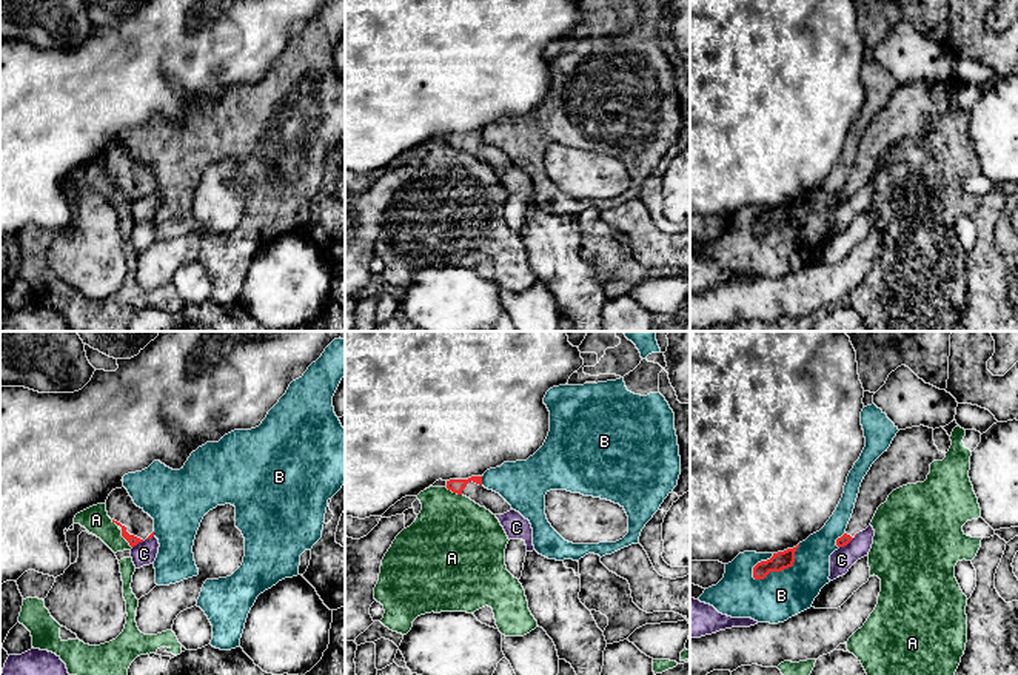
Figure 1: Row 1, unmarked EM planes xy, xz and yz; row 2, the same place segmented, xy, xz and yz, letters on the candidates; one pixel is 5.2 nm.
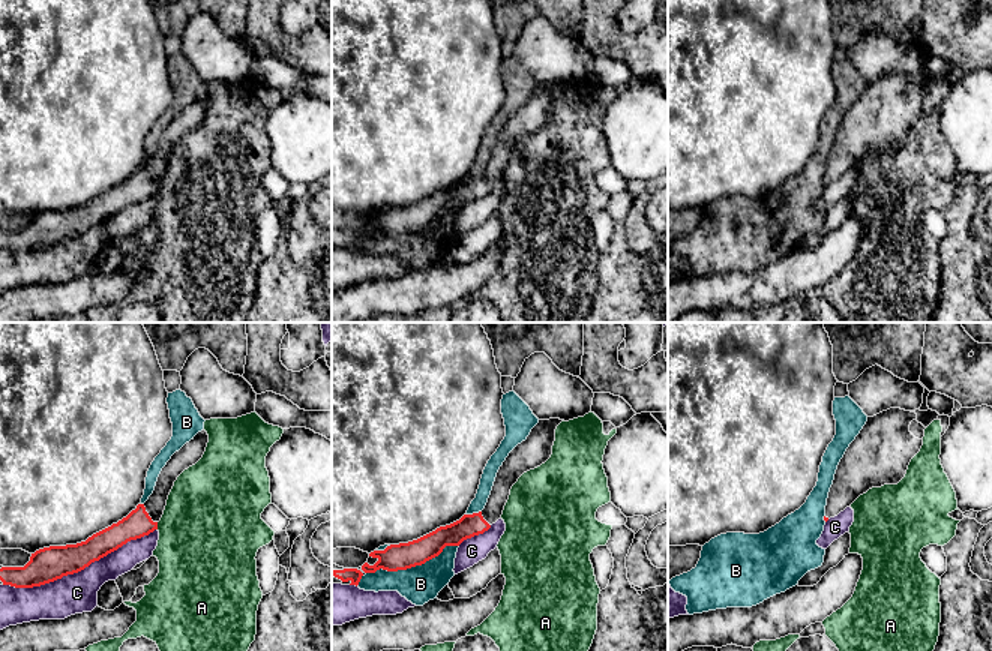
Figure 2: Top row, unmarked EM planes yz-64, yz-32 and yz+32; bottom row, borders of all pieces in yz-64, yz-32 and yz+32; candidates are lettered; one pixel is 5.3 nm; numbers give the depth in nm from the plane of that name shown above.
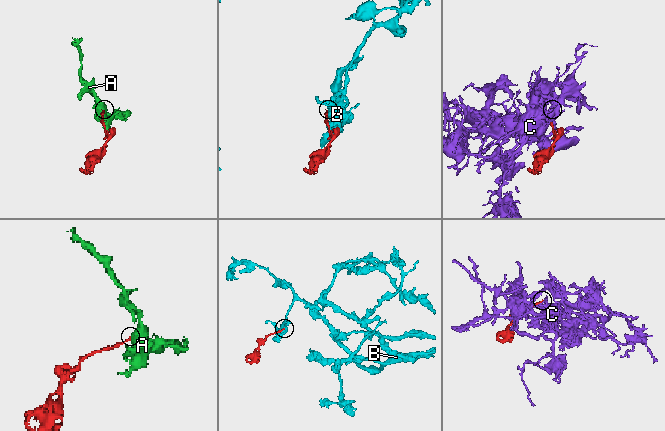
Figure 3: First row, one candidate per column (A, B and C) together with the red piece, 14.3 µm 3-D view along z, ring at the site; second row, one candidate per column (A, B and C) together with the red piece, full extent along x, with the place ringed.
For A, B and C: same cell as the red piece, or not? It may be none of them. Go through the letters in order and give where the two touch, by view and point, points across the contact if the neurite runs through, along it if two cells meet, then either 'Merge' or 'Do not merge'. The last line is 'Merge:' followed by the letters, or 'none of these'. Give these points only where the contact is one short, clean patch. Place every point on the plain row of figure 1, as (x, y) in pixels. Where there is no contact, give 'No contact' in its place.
A: Touches red at xy (125, 193). Do not merge
B: Touches red at yz (781, 224). Do not merge
C: Touches red at yz (849, 196). Do not merge
Merge: none of these

